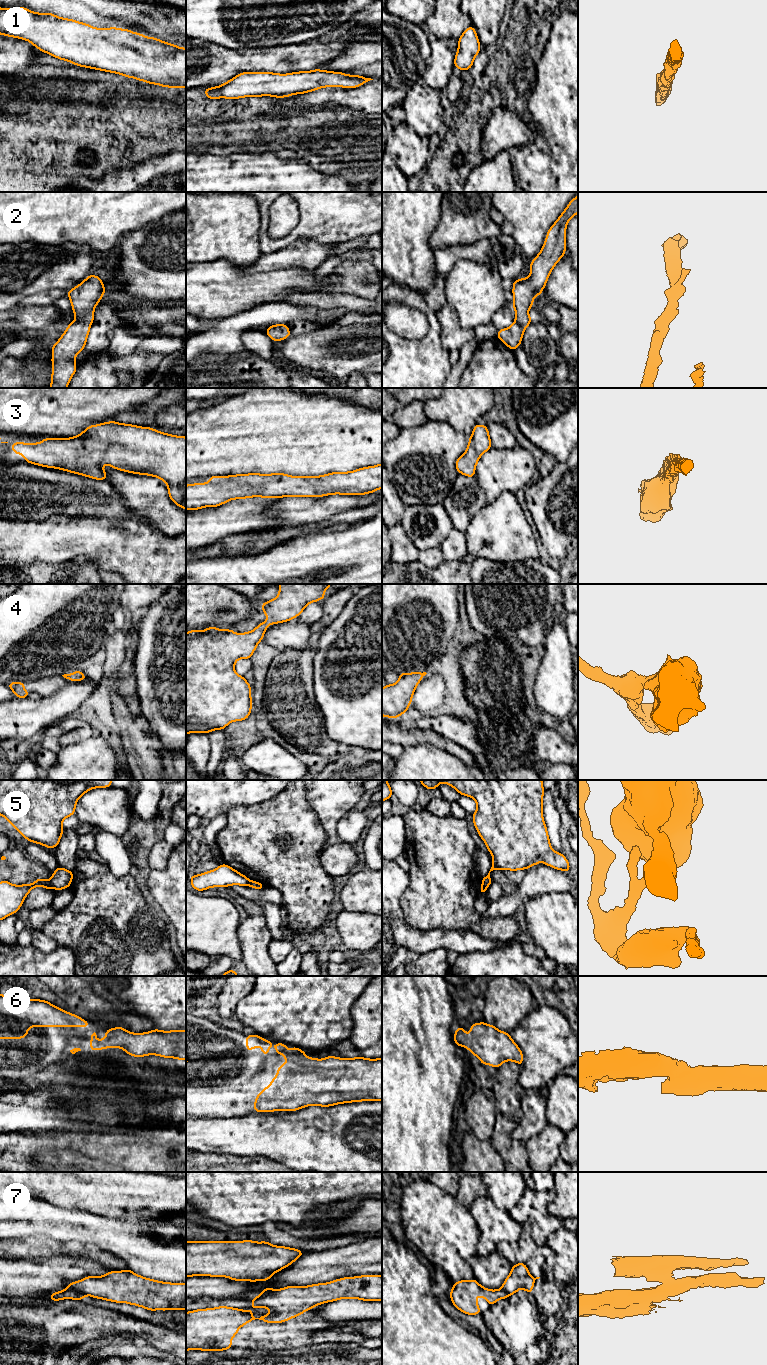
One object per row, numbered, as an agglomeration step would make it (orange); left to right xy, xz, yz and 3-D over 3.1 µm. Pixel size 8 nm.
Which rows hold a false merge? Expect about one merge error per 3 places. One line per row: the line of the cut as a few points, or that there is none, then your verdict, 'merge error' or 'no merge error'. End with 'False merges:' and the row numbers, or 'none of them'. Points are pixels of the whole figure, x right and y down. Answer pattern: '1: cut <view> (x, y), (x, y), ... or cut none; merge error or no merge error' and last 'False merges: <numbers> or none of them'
1: cut none; no merge error
2: cut none; no merge error
3: cut none; no merge error
4: cut none; no merge error
5: cut xy (48, 881), (52, 886); merge error
6: cut none; no merge error
7: cut xy (66, 1288), (79, 1291), (84, 1295); merge error
False merges: 5, 7

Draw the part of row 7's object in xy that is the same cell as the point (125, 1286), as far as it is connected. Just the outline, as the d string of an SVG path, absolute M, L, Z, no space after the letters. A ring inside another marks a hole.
M129 1269L111 1271L103 1276L87 1276L66 1289L97 1299L128 1303L147 1310L186 1310L186 1283L152 1280Z

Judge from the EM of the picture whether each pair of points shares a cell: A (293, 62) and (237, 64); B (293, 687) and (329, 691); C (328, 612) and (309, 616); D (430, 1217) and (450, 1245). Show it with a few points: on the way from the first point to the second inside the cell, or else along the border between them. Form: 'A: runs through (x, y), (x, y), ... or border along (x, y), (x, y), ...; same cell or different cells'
A: runs through (279, 62), (251, 62); same cell
B: border along (312, 666), (313, 695), (322, 711); different cells
C: border along (322, 604), (322, 616), (310, 625); different cells
D: runs through (437, 1224), (443, 1230), (443, 1238); same cell

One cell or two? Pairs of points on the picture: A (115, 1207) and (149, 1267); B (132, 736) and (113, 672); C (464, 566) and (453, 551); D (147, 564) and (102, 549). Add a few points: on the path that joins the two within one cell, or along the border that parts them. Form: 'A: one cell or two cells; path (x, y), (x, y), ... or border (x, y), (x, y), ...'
A: two cells; border (100, 1215), (131, 1221), (147, 1220)
B: one cell; path (124, 720), (113, 694), (113, 688)
C: two cells; border (468, 553), (460, 559), (444, 560)
D: one cell; path (136, 553), (132, 549), (113, 549)

